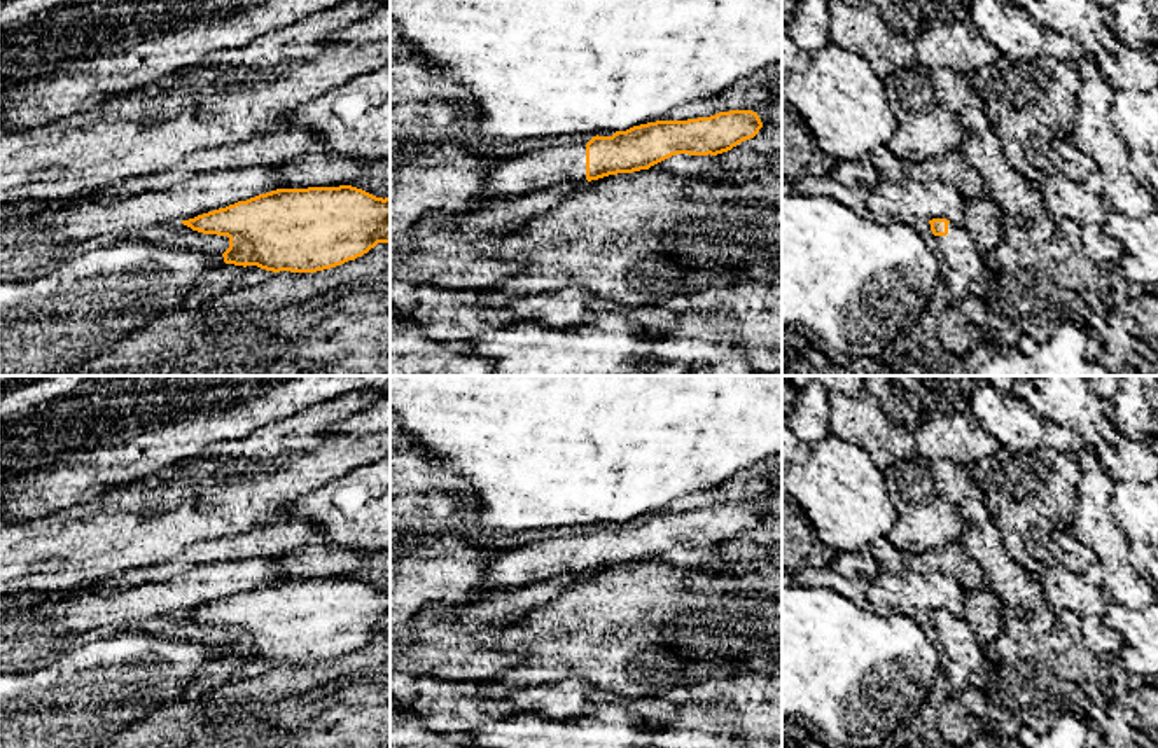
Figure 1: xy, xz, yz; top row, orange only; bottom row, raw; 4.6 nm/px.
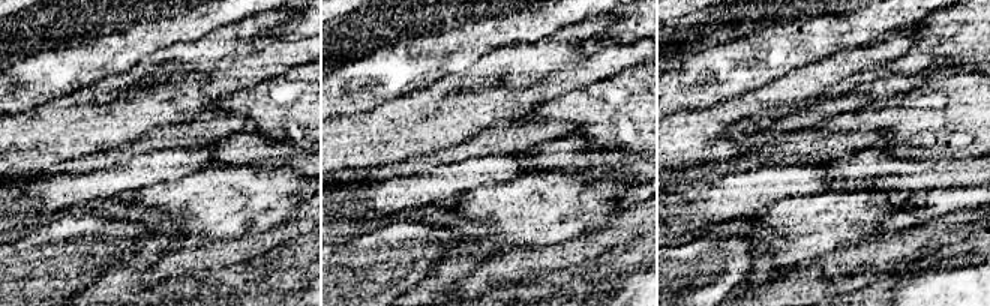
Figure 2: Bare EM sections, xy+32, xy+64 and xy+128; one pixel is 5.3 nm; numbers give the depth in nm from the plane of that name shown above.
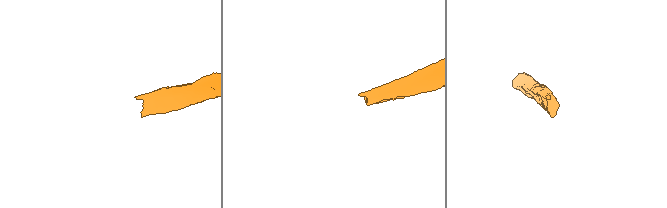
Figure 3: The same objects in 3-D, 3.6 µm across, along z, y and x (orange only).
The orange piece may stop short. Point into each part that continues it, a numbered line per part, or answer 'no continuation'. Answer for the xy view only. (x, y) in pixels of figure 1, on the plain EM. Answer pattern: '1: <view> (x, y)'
no continuation

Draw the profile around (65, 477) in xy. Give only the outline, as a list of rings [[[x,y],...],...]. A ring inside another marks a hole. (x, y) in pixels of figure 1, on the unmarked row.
[[[87,451],[63,453],[0,489],[0,526],[26,523],[87,502]]]

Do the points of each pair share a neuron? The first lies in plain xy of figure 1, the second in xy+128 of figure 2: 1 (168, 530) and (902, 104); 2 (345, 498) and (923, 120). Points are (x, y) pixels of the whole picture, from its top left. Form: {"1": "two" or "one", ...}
{"1": "two", "2": "one"}

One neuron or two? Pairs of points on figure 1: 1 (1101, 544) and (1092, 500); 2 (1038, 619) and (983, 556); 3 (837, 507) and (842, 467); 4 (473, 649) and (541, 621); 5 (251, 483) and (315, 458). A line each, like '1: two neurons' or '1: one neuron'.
1: one neuron
2: one neuron
3: one neuron
4: two neurons
5: one neuron

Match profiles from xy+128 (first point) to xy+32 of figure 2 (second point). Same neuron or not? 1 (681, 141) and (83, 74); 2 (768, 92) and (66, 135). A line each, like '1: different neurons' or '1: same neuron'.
1: different neurons
2: same neuron

